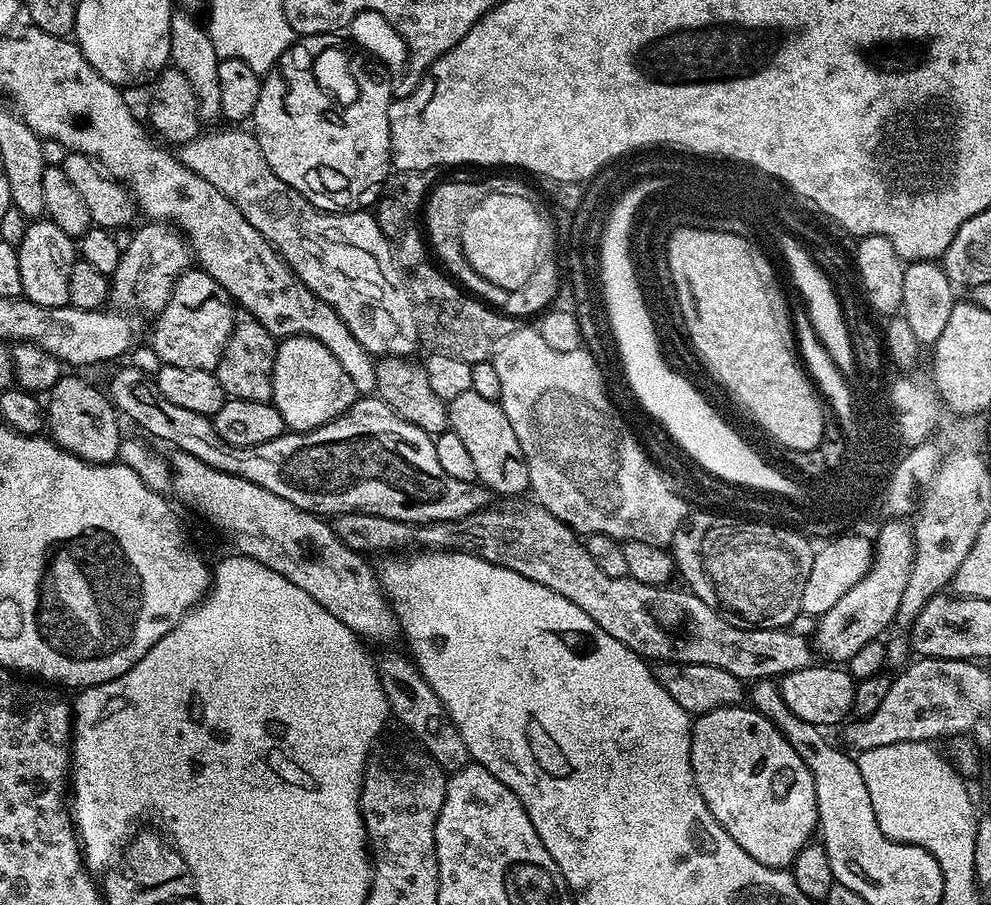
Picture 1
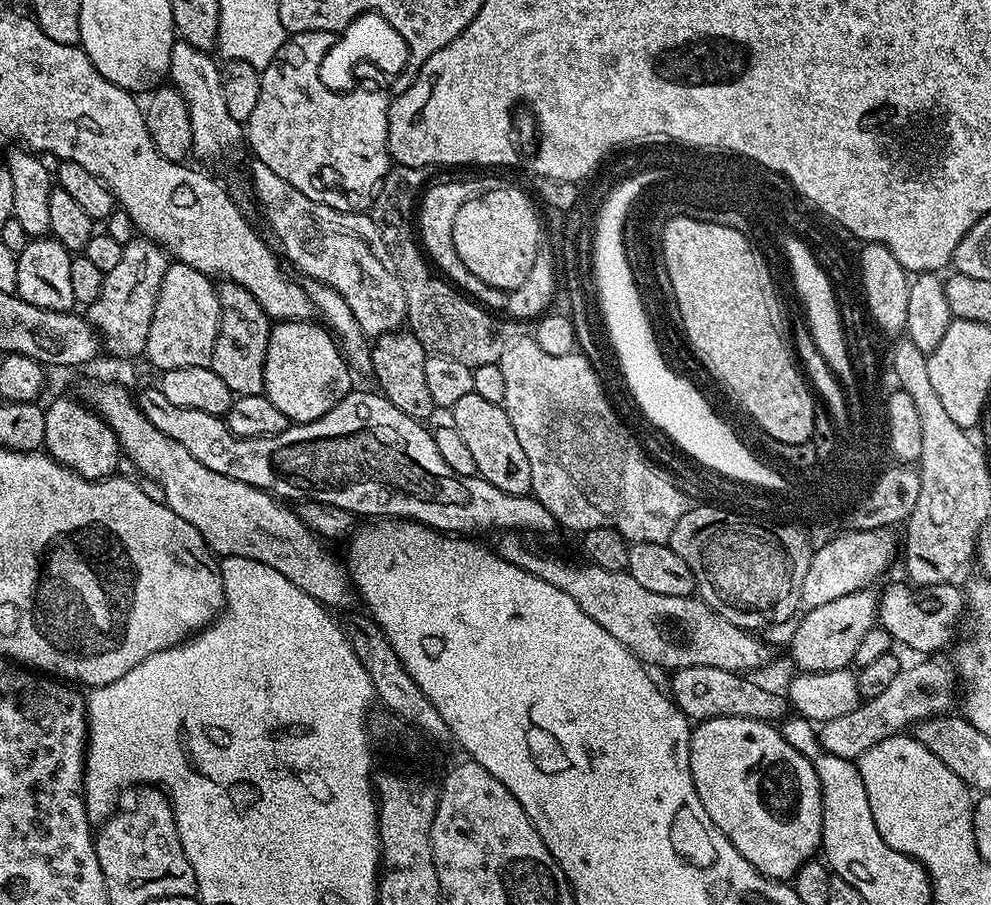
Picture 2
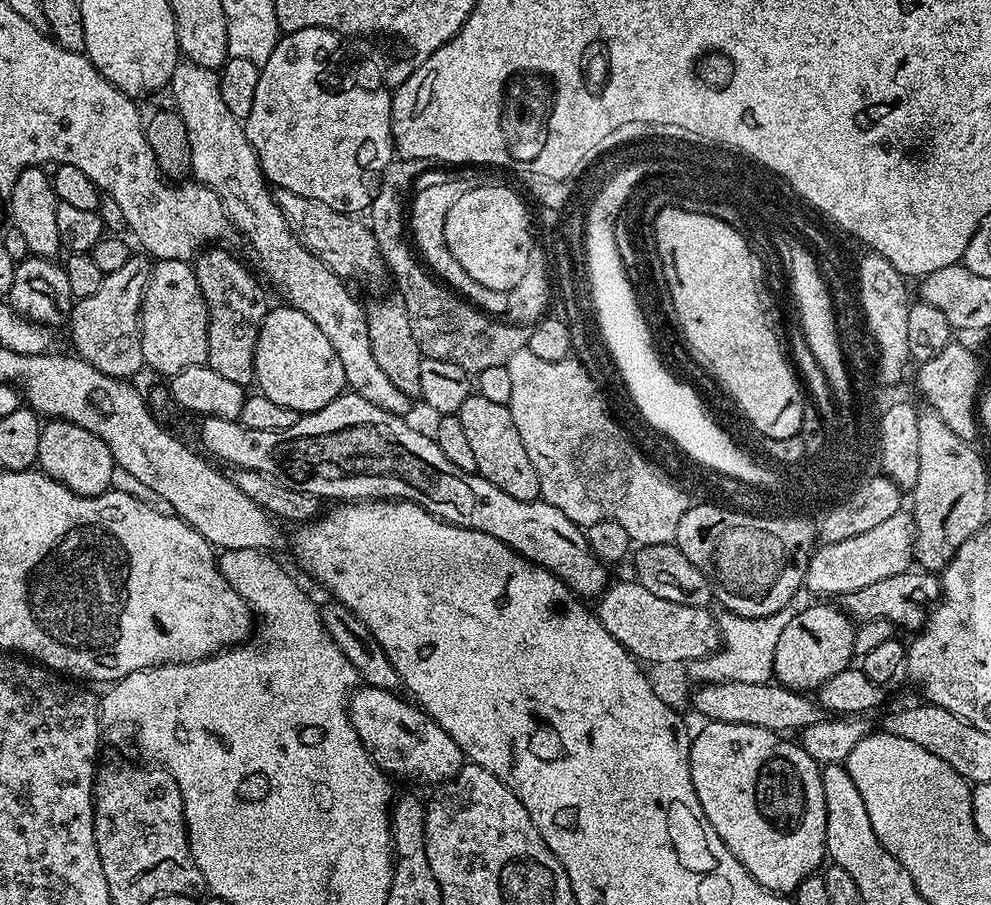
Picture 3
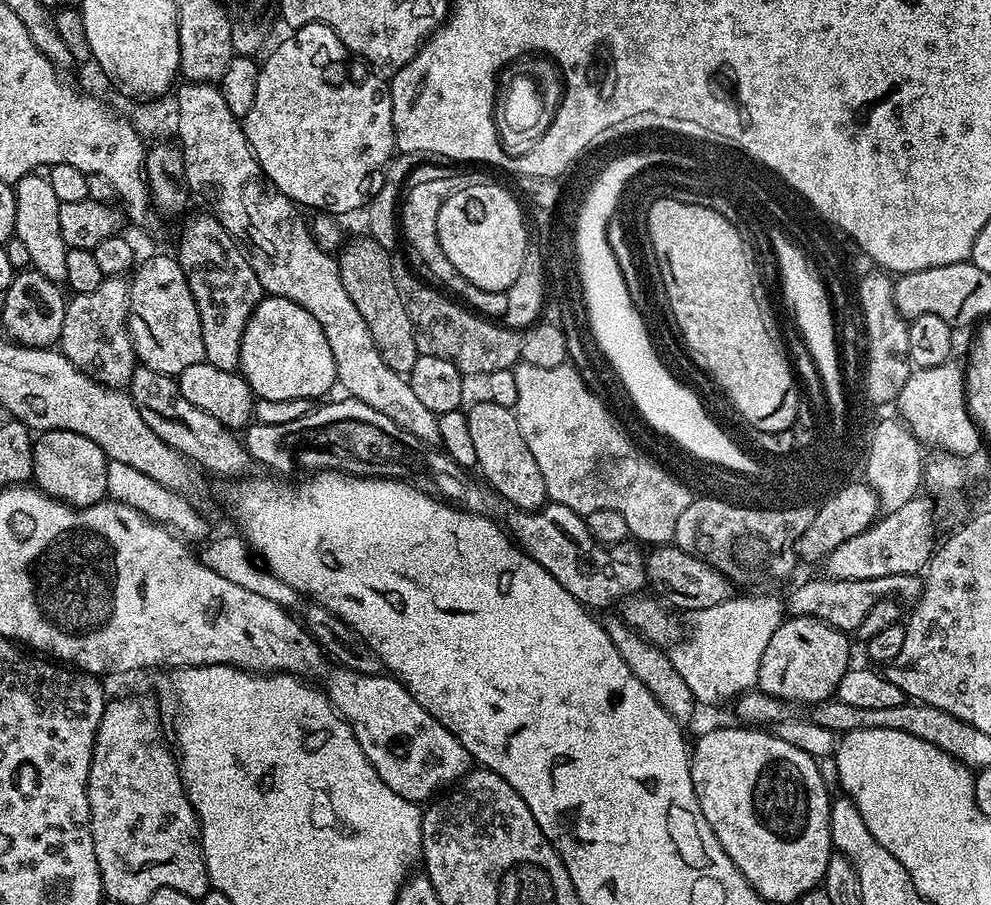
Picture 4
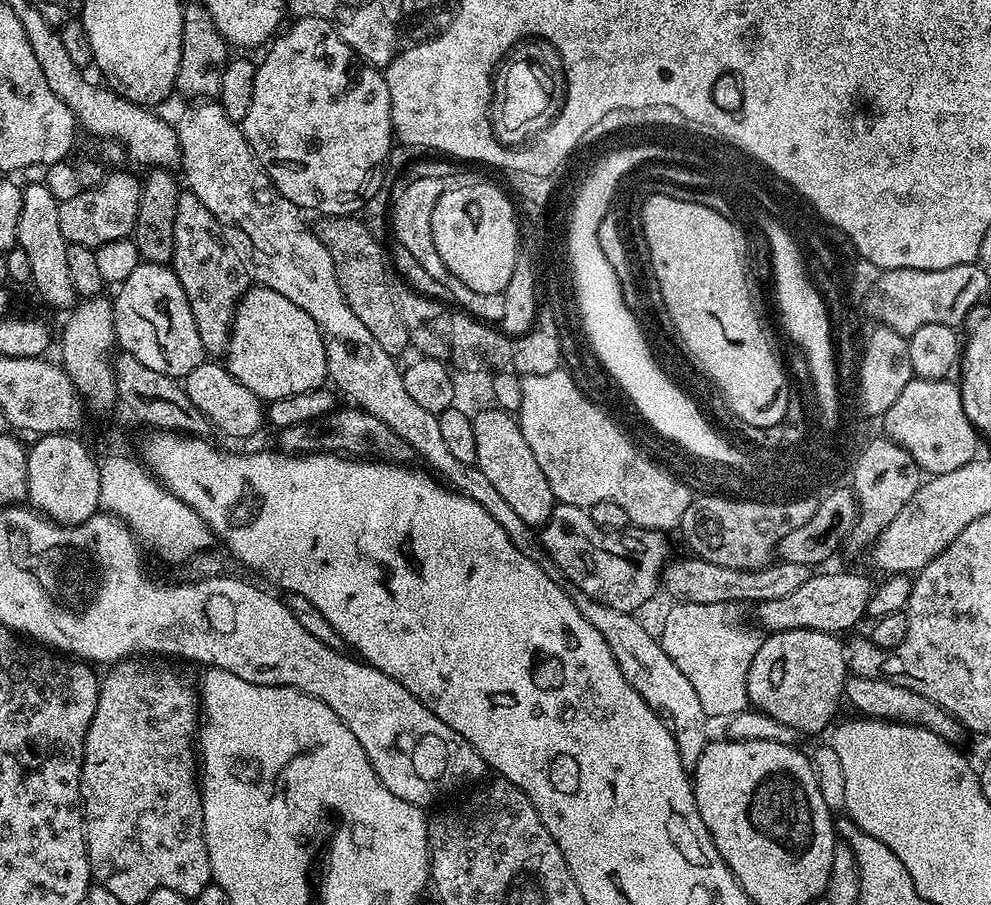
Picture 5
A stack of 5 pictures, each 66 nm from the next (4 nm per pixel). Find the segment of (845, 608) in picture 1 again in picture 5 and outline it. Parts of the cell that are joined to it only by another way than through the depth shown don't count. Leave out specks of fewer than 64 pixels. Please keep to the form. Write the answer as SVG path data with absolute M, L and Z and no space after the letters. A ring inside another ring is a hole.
M786 630L765 635L750 663L747 682L749 705L757 712L770 714L770 718L778 718L778 722L786 722L786 726L794 726L794 730L802 734L820 732L824 727L827 729L837 719L836 711L842 705L844 686L850 675L845 645L836 640L839 639L833 633L818 630Z

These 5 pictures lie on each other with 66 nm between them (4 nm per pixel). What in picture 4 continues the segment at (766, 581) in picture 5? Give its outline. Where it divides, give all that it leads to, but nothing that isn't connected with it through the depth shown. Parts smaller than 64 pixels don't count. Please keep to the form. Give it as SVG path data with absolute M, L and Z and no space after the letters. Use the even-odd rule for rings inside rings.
M675 544L659 545L649 551L645 557L647 570L647 583L658 592L671 607L684 612L694 612L698 609L711 608L735 597L736 588L731 580L727 579L720 571L702 562L697 556L682 551Z

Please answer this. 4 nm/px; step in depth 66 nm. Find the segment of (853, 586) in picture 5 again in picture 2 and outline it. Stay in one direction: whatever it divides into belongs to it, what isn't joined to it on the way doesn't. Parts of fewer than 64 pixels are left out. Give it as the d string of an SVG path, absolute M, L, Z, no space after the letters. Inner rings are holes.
M952 582L926 585L915 590L907 583L904 584L892 584L884 593L882 591L879 593L879 627L885 628L897 645L905 644L912 652L940 654L936 652L942 651L948 643L951 645L957 639L956 623L959 622L960 615L966 612L965 593L961 589L959 592L955 588L956 584Z

